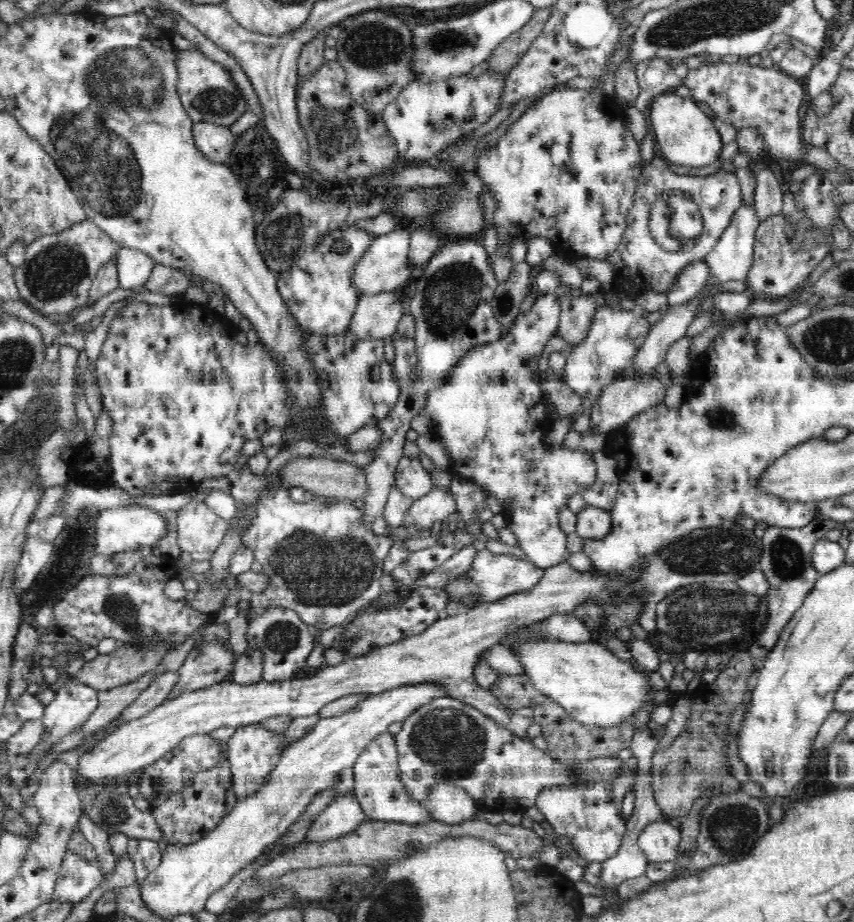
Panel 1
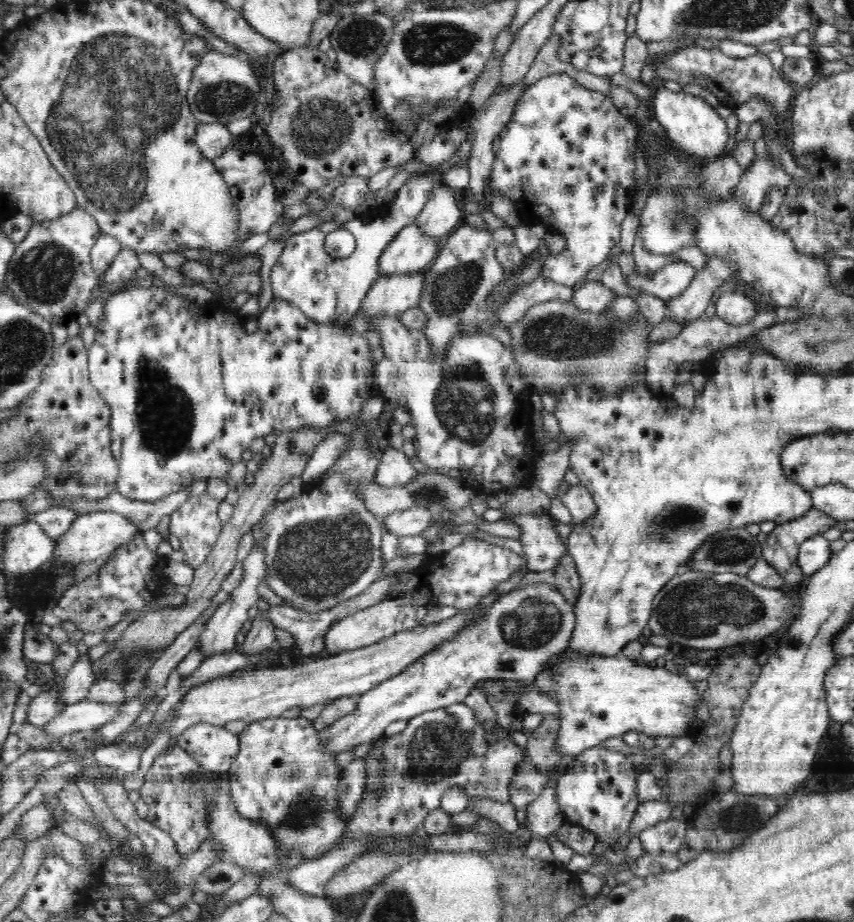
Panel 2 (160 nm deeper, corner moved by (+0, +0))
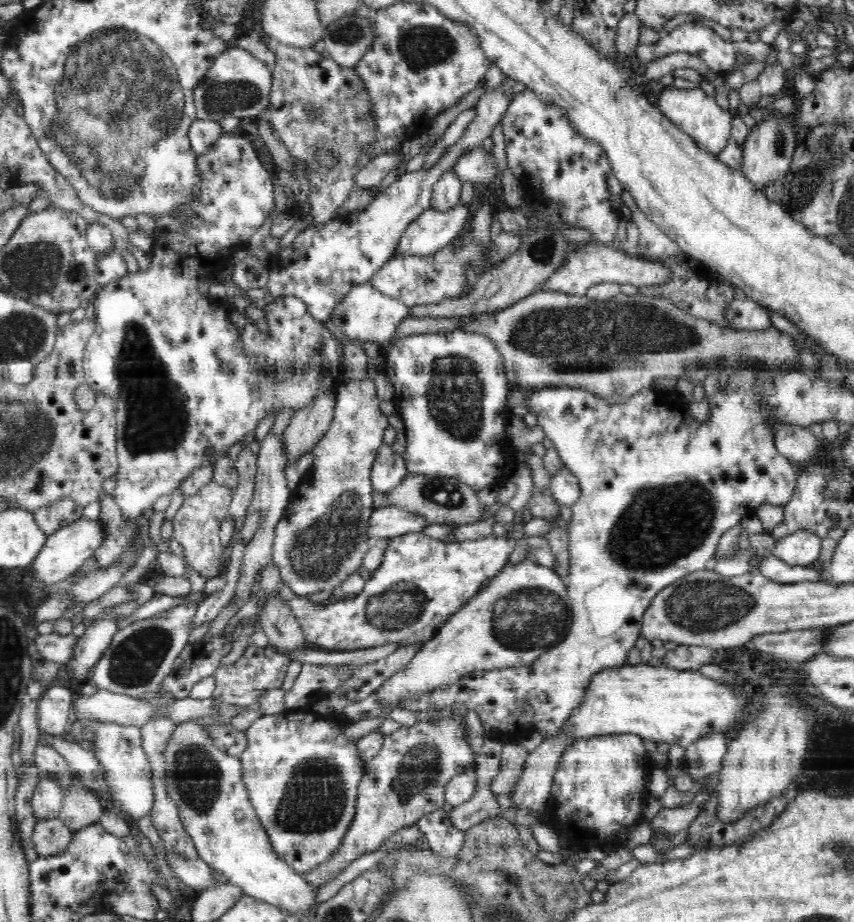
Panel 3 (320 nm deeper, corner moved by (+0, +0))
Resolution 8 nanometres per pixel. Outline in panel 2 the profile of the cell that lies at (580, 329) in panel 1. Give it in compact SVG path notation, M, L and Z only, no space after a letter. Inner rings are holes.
M586 281L574 291L570 301L582 311L599 313L608 308L617 297L613 289L607 288L600 281Z

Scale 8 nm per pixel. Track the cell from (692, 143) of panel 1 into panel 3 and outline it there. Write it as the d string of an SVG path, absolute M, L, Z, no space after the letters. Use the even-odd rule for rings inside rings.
M673 86L663 88L660 90L657 104L672 123L678 125L678 128L694 138L698 146L709 153L718 155L731 139L731 122L735 113L721 108L714 97L701 89L682 90Z

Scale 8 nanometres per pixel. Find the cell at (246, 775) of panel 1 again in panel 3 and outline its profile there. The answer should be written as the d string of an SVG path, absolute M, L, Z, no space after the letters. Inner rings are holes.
M306 710L261 715L245 730L248 746L239 756L242 779L250 793L250 802L269 836L273 849L301 875L330 860L332 854L336 854L342 846L342 838L356 816L358 785L365 775L358 746L343 733L349 724L333 726L333 719L333 715Z

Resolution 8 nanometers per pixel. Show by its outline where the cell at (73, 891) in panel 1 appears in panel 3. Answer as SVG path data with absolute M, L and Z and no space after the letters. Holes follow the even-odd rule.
M58 816L40 819L35 824L31 840L38 857L52 857L53 854L62 853L68 849L73 833Z

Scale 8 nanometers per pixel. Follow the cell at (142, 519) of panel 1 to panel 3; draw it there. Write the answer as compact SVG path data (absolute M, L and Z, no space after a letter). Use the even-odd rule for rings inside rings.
M85 517L78 518L72 524L49 535L45 545L40 550L40 554L38 554L38 558L26 569L30 570L30 573L33 573L33 576L42 584L49 586L55 582L60 582L60 580L75 574L86 560L94 556L94 552L98 550L97 548L104 538L105 529L99 519L90 521Z

